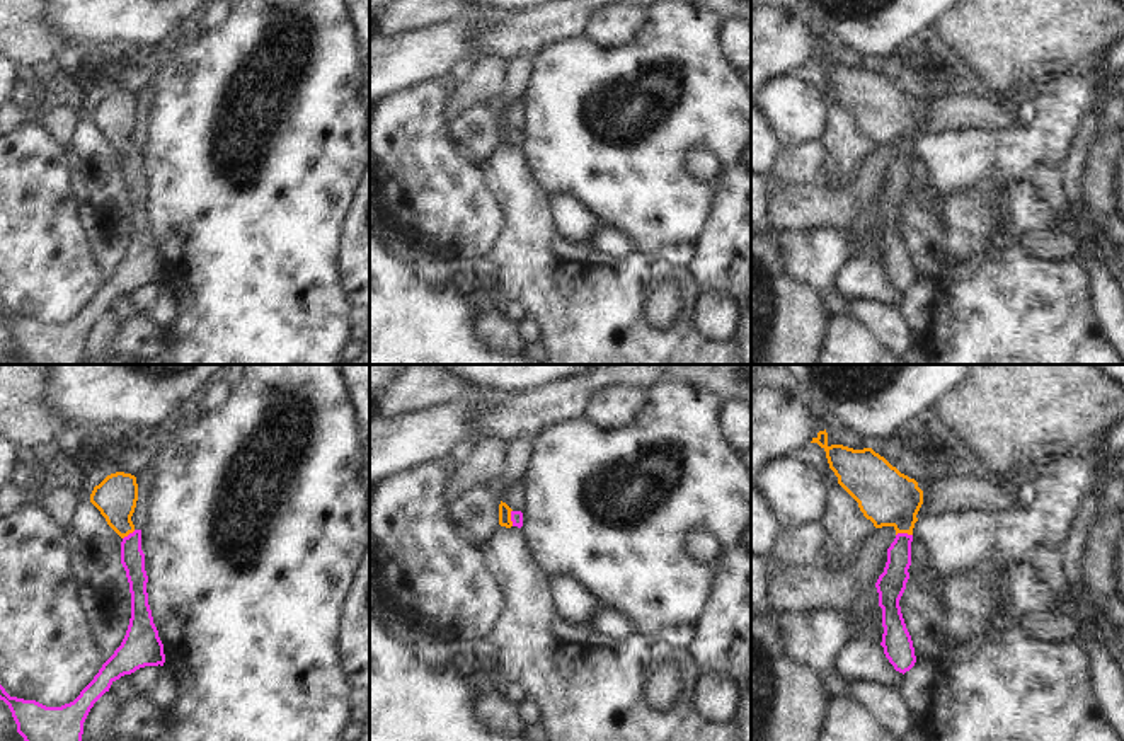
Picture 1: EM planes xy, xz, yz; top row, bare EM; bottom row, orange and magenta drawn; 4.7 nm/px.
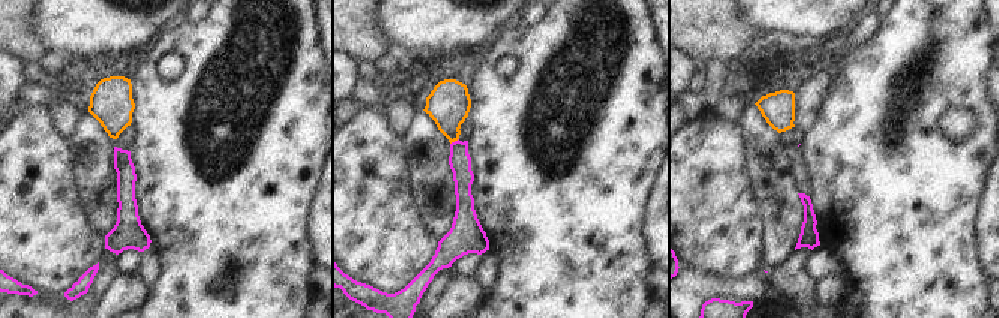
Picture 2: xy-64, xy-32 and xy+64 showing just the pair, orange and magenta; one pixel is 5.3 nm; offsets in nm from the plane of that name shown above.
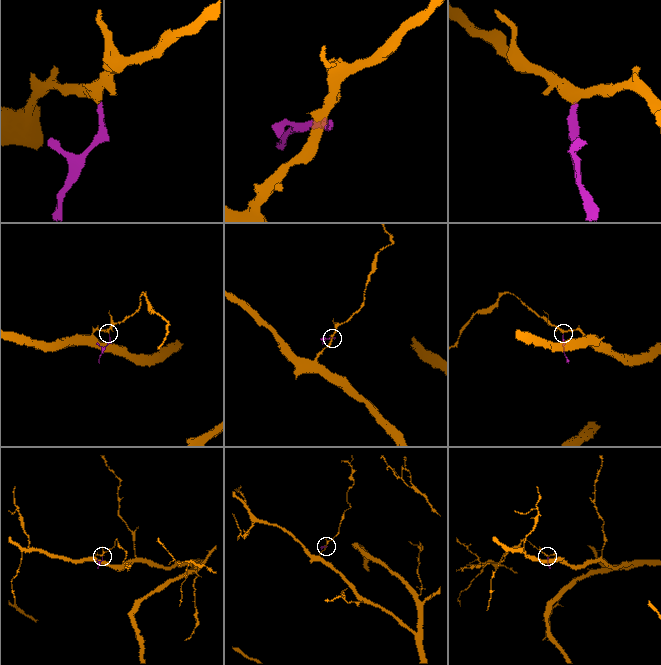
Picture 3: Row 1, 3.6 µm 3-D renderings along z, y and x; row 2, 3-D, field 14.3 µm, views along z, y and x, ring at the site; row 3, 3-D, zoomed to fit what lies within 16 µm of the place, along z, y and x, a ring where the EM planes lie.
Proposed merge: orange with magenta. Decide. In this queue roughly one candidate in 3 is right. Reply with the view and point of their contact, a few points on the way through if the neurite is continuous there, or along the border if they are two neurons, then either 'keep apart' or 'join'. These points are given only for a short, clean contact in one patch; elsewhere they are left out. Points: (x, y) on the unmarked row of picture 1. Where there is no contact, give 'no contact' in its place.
contact yz (903, 150); way yz (888, 116), (903, 135), (903, 150), (896, 193), (891, 201); join

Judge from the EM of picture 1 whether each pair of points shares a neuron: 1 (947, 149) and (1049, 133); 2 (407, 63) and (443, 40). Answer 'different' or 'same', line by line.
1: same
2: same

